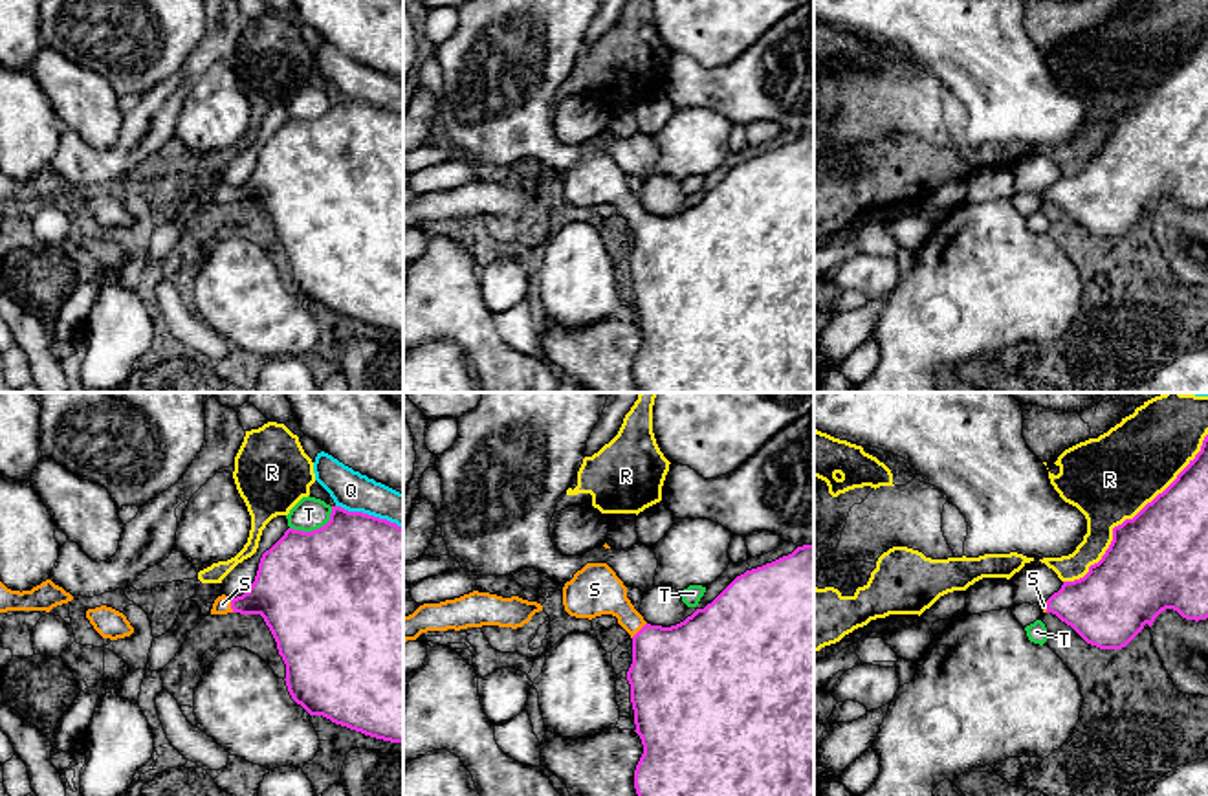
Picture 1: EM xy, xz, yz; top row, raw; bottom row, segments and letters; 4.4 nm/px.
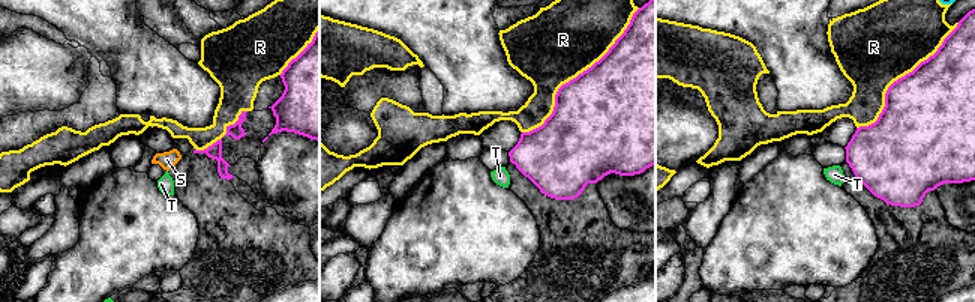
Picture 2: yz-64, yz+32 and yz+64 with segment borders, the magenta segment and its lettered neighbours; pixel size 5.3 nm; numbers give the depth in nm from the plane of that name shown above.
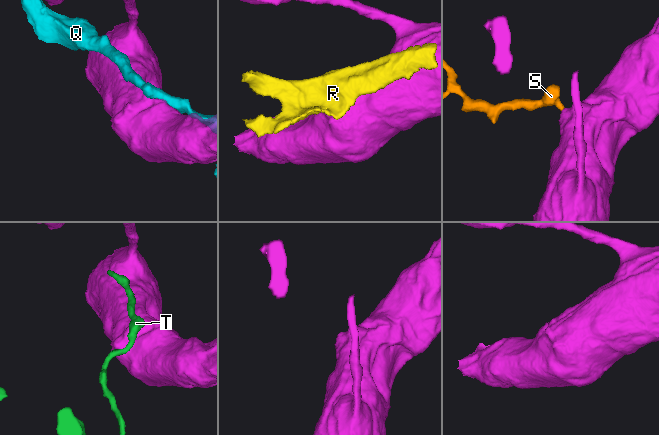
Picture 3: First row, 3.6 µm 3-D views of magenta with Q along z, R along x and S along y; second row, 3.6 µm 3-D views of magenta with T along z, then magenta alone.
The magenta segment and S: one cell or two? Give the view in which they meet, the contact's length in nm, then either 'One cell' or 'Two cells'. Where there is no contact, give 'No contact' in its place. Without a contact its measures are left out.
Touches magenta in xz. Shared border 100 nm. One cell

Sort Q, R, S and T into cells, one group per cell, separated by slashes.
Q / R / S / T

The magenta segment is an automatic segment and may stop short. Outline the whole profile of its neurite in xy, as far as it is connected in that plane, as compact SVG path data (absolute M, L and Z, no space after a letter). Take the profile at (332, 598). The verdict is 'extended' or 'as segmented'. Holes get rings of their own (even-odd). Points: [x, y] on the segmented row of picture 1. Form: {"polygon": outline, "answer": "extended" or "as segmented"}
{"polygon": "M332 506L330 521L312 532L288 528L262 554L255 581L236 598L225 594L213 603L211 614L260 614L269 627L286 664L291 699L310 715L365 735L403 743L403 528L363 512Z", "answer": "extended"}

